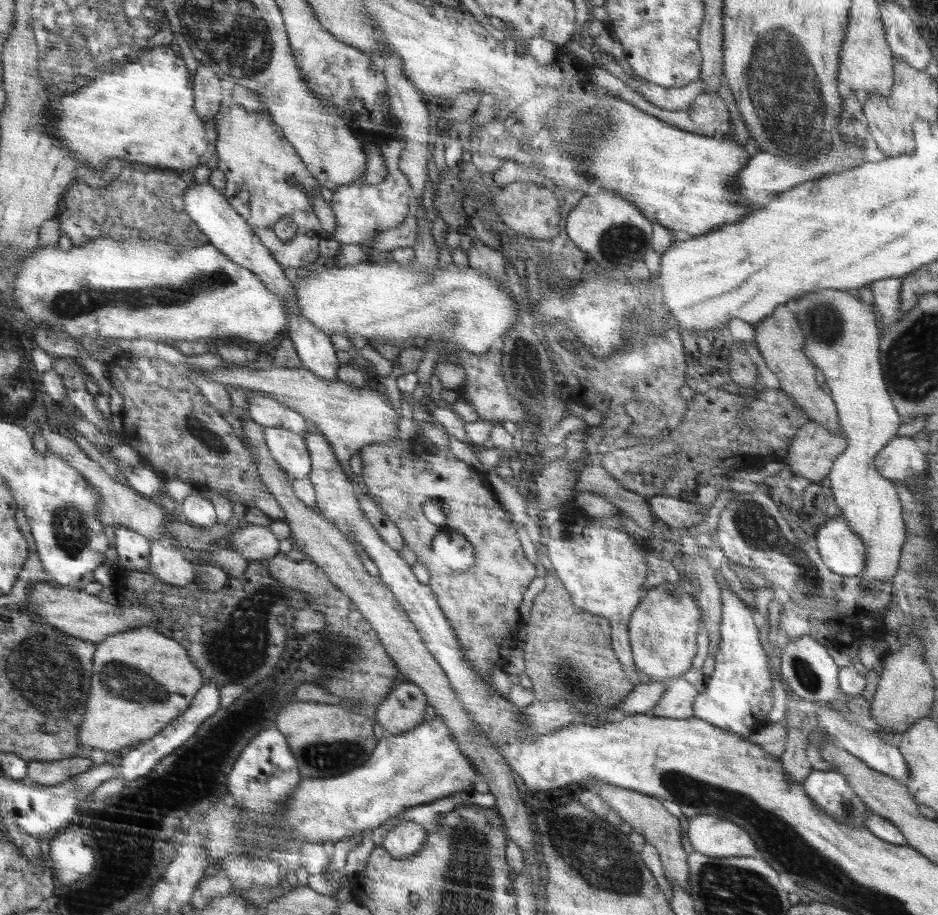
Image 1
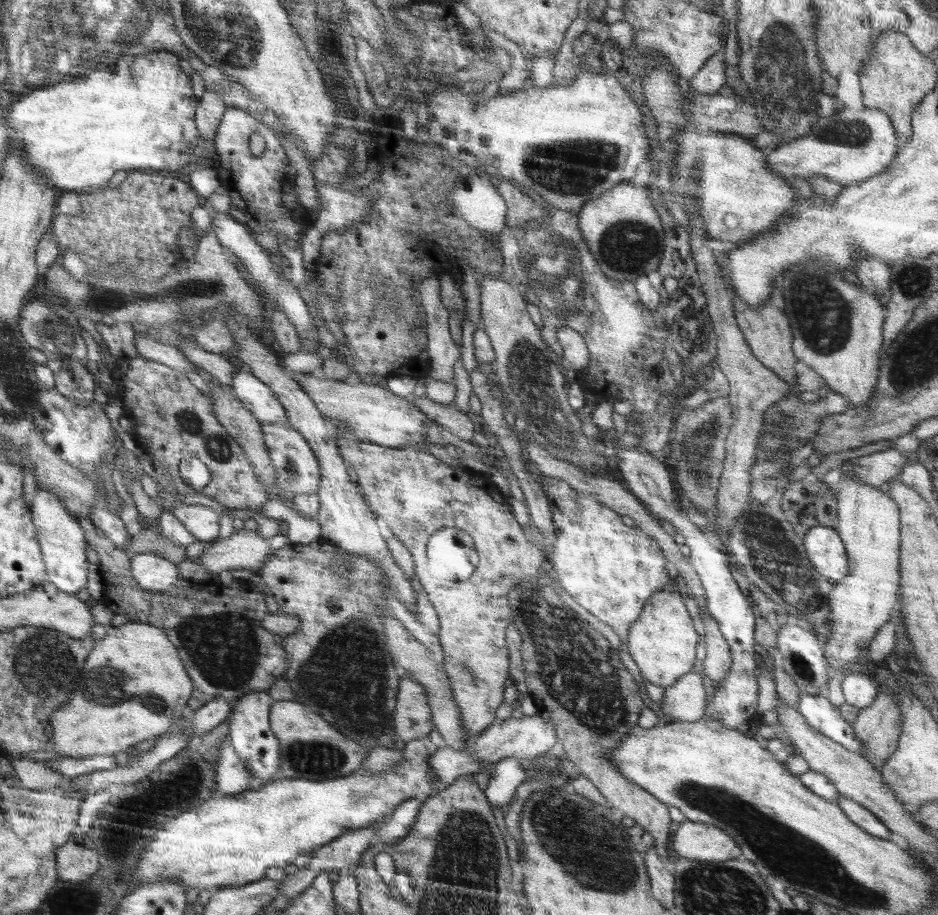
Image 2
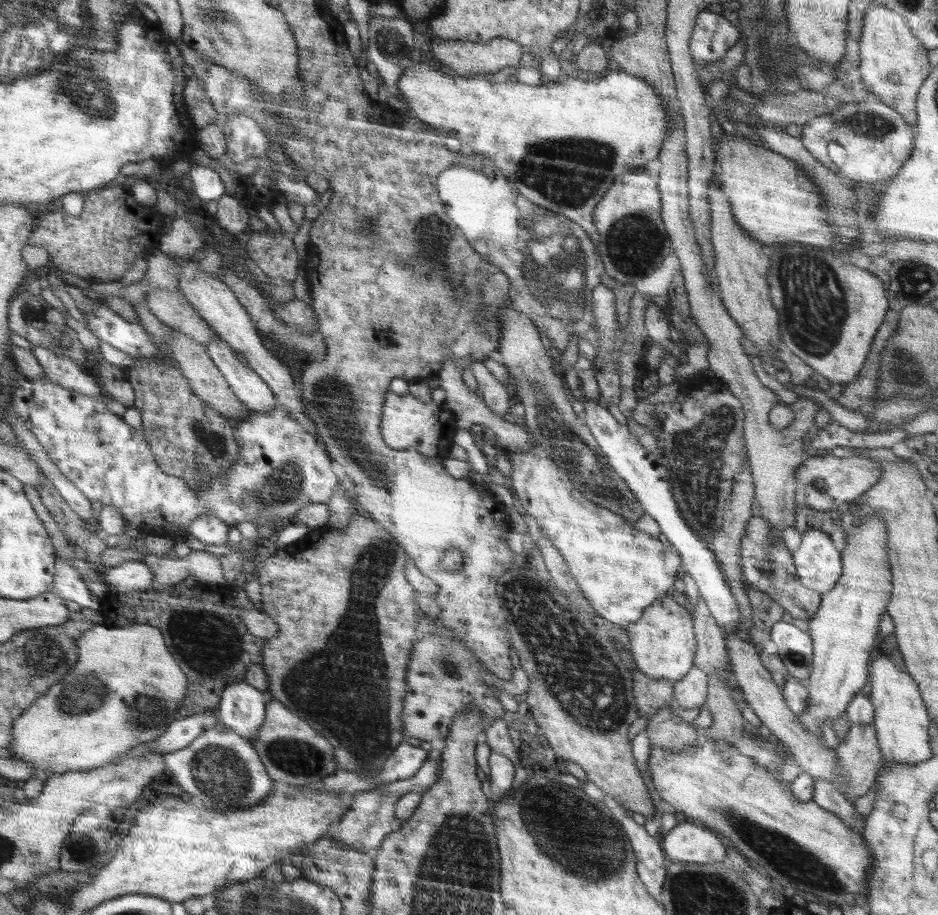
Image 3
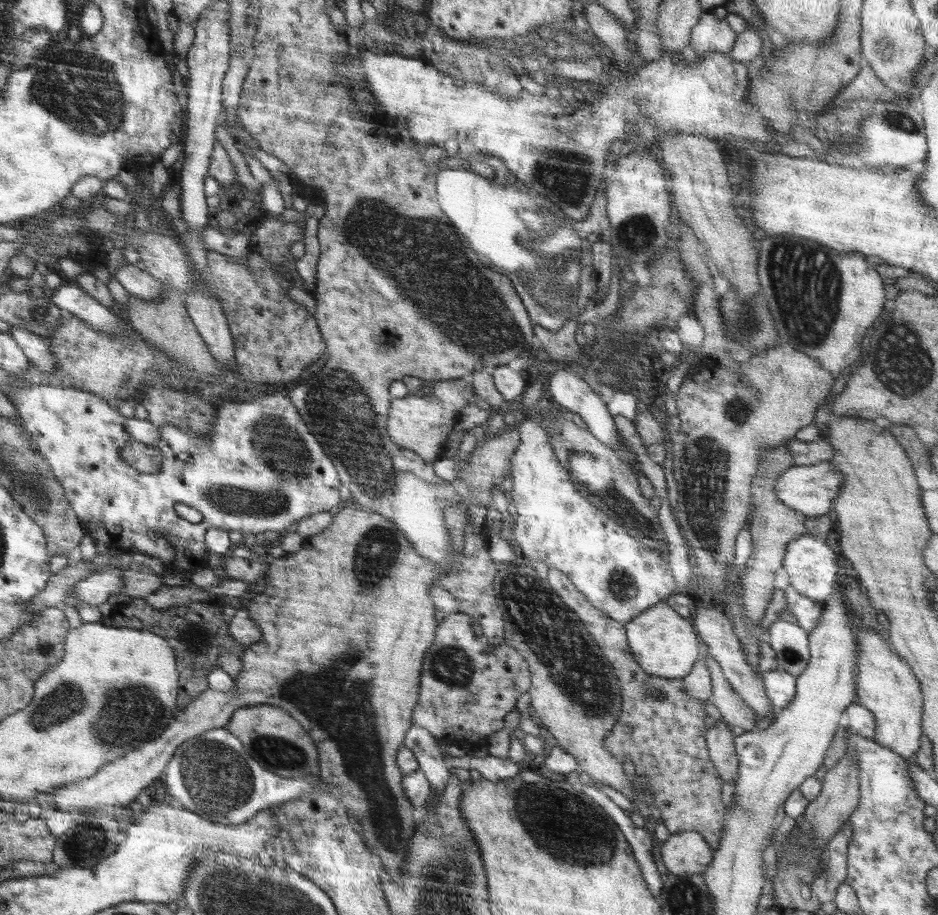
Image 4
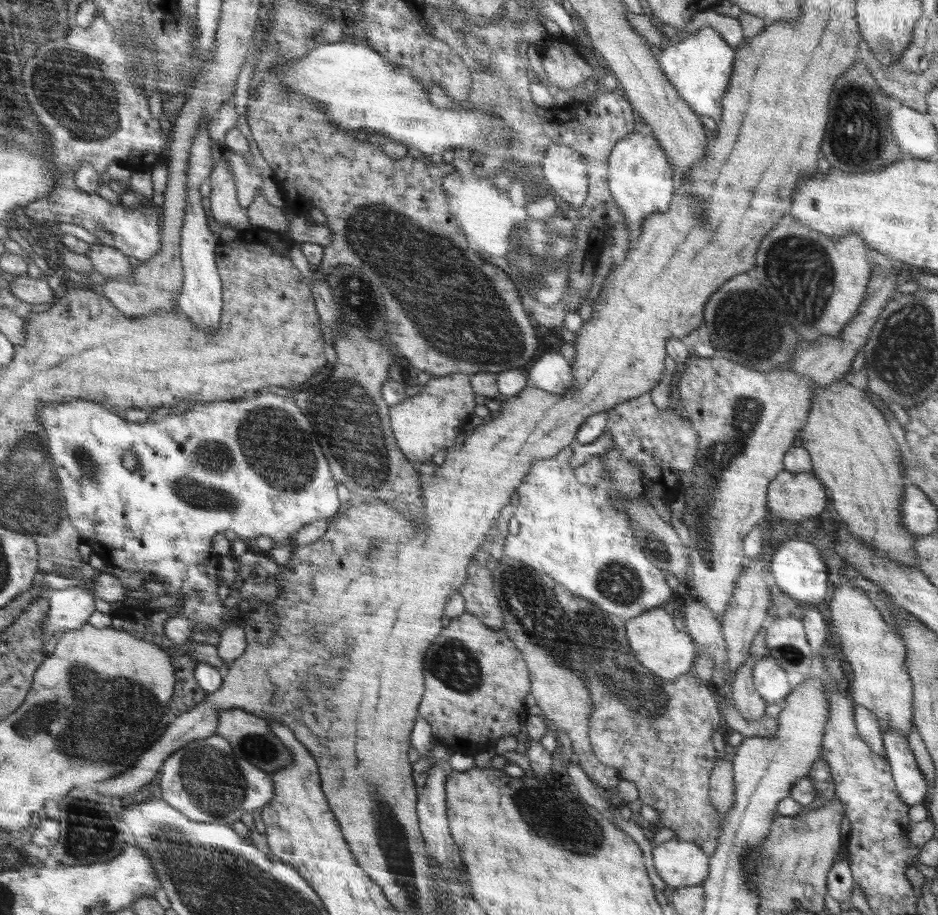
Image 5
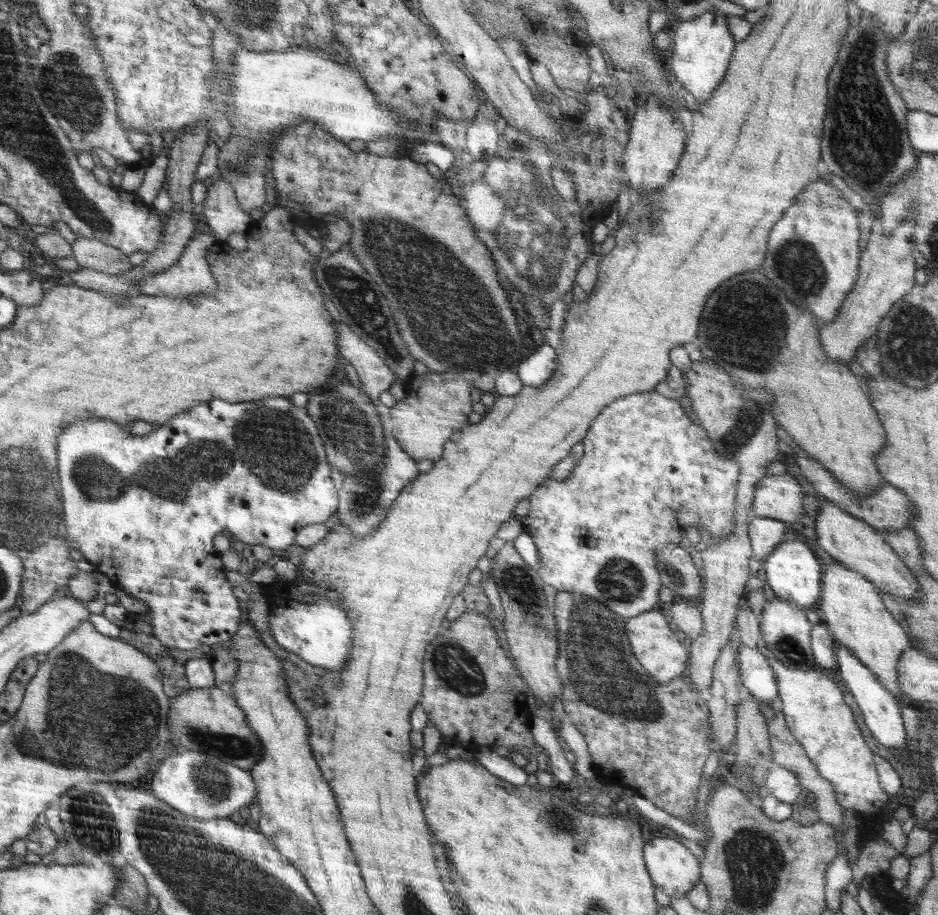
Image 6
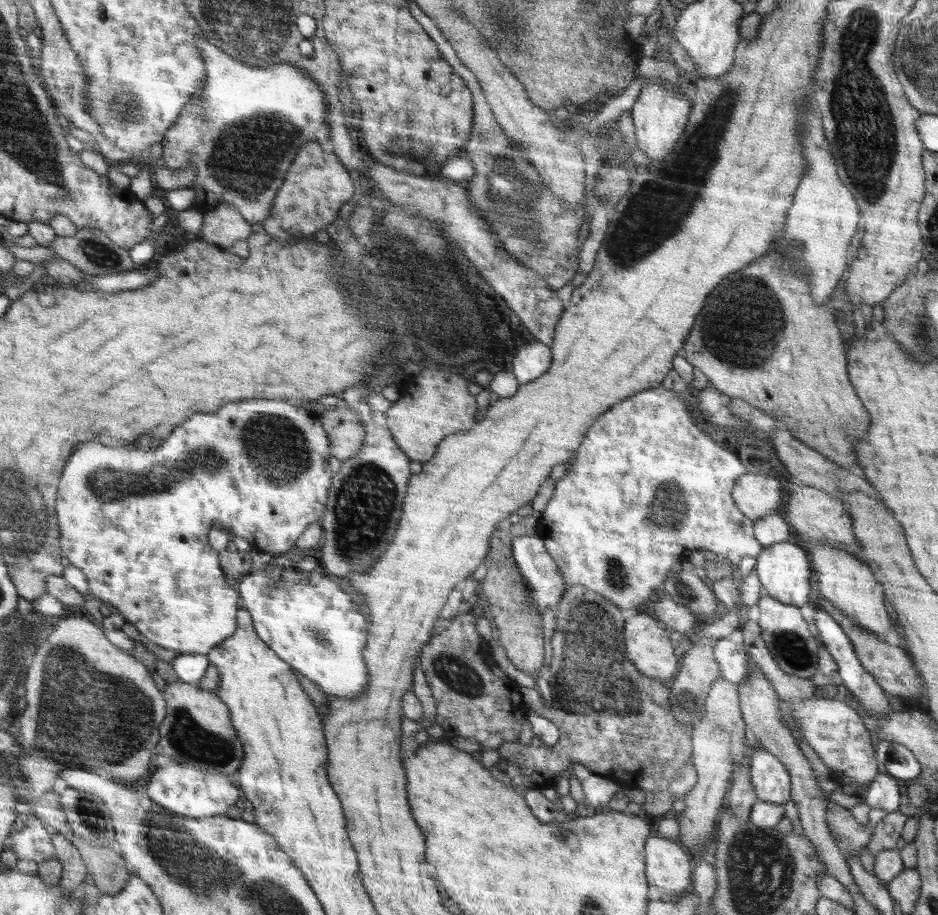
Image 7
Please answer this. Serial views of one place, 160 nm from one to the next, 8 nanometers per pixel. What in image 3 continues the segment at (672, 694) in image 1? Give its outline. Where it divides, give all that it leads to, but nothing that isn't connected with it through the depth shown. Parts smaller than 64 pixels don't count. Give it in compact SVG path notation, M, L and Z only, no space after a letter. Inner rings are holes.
M693 667L684 679L678 680L673 688L675 704L686 710L702 707L708 698L709 680L706 672Z

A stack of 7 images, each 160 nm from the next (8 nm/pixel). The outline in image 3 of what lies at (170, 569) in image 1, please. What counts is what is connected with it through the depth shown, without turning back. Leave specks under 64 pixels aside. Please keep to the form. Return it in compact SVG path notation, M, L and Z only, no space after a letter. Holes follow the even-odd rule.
M142 560L126 561L120 566L112 566L104 574L104 582L109 590L132 592L151 586L152 571Z

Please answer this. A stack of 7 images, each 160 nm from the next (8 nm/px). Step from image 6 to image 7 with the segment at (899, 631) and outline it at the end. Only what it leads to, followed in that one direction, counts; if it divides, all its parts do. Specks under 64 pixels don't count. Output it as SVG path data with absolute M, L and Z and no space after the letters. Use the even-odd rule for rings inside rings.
M822 543L813 544L812 550L813 572L818 575L818 590L839 611L843 612L851 623L871 632L887 643L900 644L900 636L893 630L893 620L886 611L885 592L883 586L876 580L870 567L858 556Z

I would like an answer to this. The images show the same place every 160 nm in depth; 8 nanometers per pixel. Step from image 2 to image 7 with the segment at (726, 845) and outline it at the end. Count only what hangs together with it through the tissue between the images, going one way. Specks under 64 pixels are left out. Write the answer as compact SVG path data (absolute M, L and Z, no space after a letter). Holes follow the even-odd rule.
M650 837L646 843L646 876L664 894L690 888L692 866L686 852L672 839Z

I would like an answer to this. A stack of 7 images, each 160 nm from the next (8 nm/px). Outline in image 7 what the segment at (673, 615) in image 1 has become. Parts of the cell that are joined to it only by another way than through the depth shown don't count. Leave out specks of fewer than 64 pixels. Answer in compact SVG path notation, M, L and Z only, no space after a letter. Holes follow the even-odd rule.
M638 614L626 622L626 649L630 661L645 676L670 678L678 672L678 660L668 630L656 618Z

